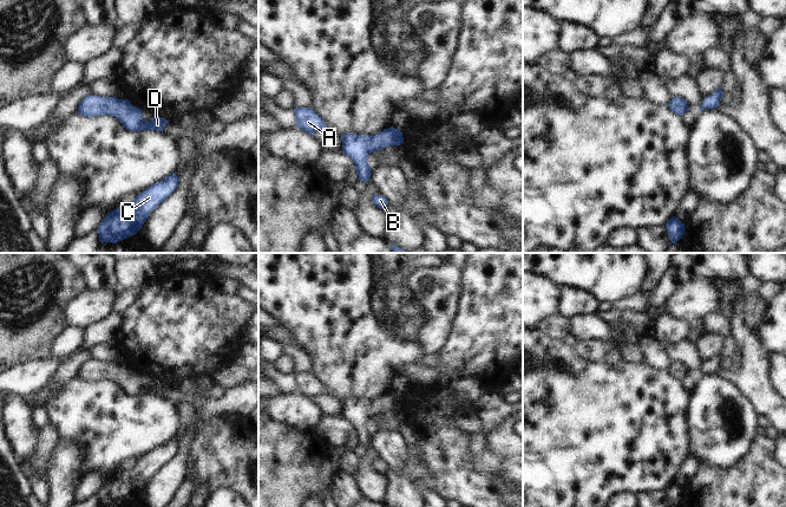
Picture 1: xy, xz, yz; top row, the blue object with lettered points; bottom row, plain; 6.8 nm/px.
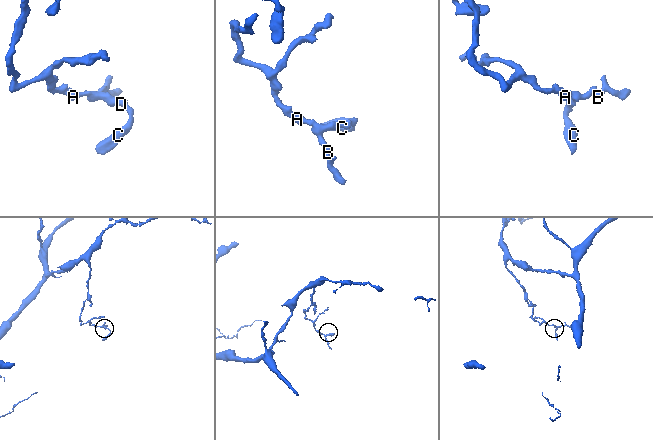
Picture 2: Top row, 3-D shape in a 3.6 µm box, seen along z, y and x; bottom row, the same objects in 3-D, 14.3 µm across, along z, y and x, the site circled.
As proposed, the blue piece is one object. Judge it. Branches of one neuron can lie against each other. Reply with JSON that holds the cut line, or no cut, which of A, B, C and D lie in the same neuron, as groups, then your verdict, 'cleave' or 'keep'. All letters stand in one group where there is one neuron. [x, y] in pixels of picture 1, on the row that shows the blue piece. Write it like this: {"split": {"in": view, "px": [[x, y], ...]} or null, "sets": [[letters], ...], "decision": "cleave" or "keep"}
{"split": null, "sets": [["A", "B", "C", "D"]], "decision": "keep"}

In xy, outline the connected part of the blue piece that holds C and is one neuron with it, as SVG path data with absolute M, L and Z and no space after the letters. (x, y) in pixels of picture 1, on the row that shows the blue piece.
M172 173L139 193L131 204L107 213L97 228L99 241L117 243L137 234L151 212L175 191L178 183L179 177Z

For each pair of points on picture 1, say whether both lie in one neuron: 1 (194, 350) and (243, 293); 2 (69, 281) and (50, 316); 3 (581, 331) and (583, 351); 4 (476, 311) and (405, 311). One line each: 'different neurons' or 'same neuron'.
1: different neurons
2: same neuron
3: different neurons
4: different neurons

